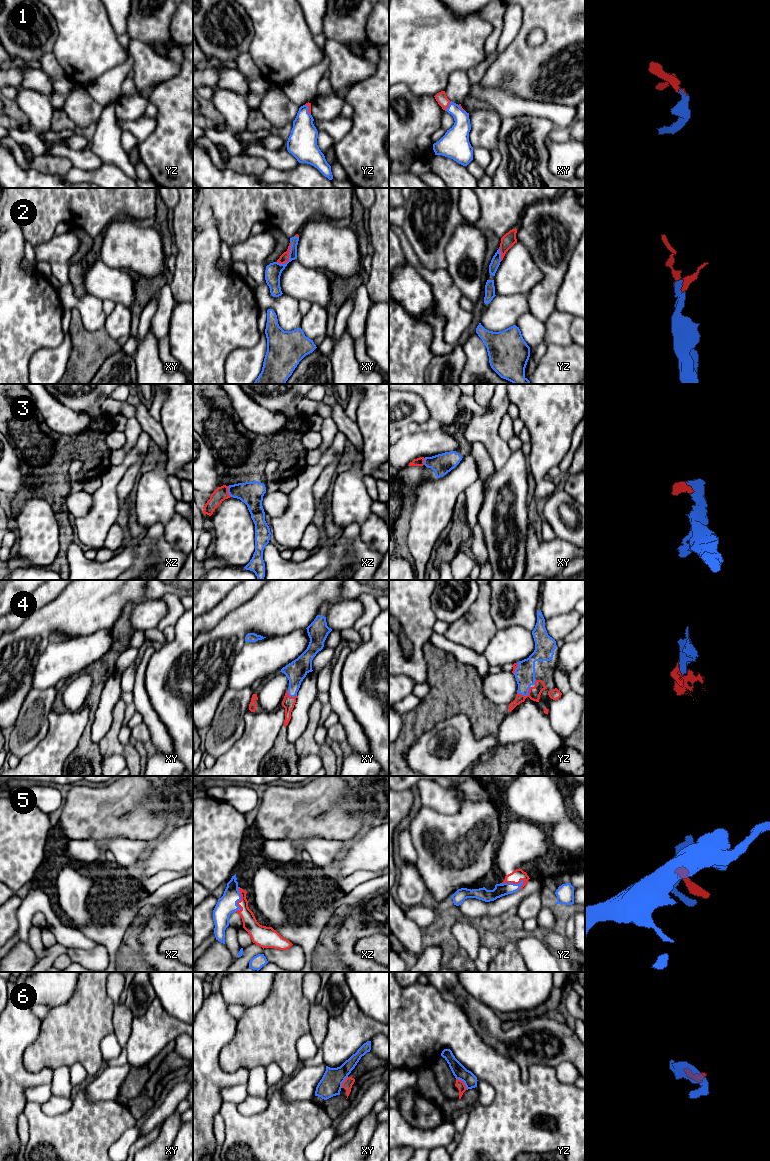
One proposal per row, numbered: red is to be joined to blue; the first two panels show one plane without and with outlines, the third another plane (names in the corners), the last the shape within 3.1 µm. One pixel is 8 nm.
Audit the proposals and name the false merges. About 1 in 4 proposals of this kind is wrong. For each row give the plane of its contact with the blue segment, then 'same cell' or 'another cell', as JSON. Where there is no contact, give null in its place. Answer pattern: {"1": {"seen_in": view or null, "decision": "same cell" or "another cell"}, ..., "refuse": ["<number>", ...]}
{"1": {"seen_in": "xy", "decision": "same cell"}, "2": {"seen_in": "xy", "decision": "same cell"}, "3": {"seen_in": "xz", "decision": "same cell"}, "4": {"seen_in": "yz", "decision": "same cell"}, "5": {"seen_in": "yz", "decision": "same cell"}, "6": {"seen_in": "yz", "decision": "another cell"}, "refuse": ["6"]}

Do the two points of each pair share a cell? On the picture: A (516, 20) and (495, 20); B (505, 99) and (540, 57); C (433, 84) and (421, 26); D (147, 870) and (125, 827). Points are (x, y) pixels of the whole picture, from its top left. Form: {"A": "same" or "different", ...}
{"A": "different", "B": "different", "C": "same", "D": "different"}

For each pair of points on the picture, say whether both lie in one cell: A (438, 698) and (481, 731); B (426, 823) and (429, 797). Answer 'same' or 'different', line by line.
A: same
B: different

